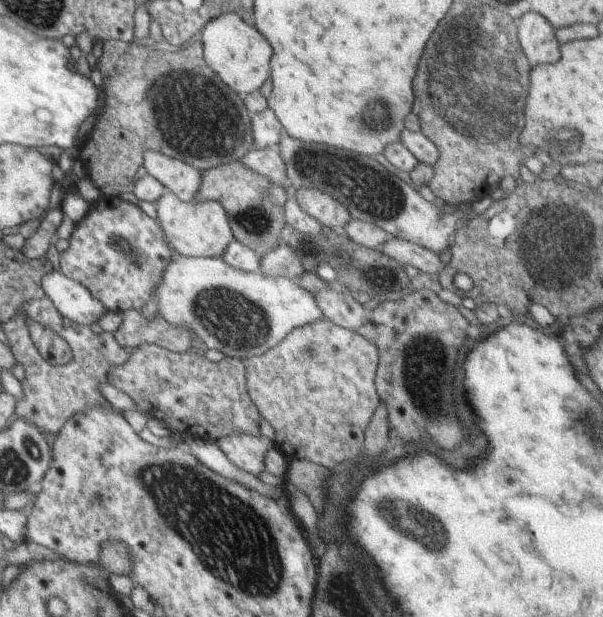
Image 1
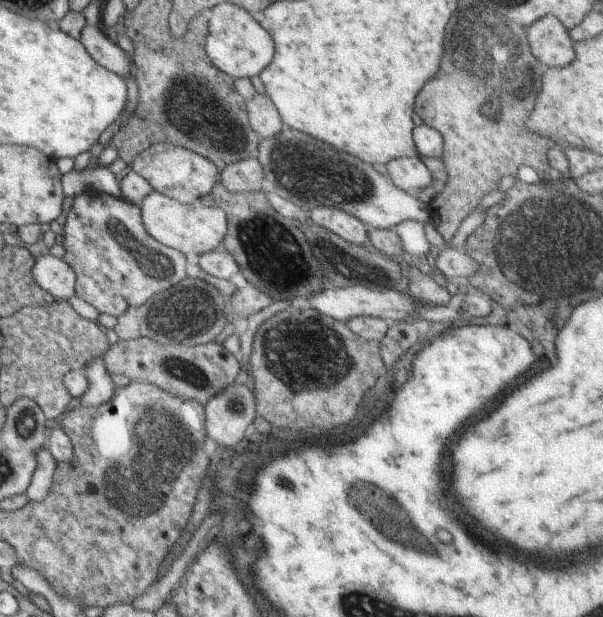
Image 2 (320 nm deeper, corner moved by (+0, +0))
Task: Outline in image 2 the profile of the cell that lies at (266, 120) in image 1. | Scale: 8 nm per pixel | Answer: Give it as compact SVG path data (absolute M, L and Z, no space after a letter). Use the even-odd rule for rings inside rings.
M256 93L247 101L247 116L252 128L261 138L274 137L281 130L282 122L274 103L266 94Z

